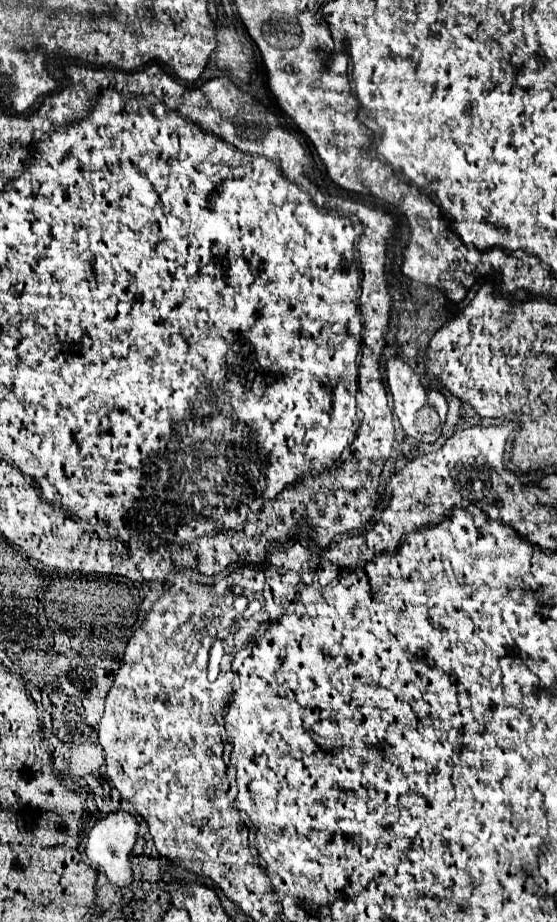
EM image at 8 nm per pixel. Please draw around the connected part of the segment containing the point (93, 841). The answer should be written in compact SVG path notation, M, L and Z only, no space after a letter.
M110 812L110 814L98 818L88 834L88 844L86 844L88 860L94 866L104 868L108 880L114 882L116 886L128 886L132 882L132 870L130 870L128 856L138 838L138 830L140 830L140 820L136 816L132 816L130 812Z

